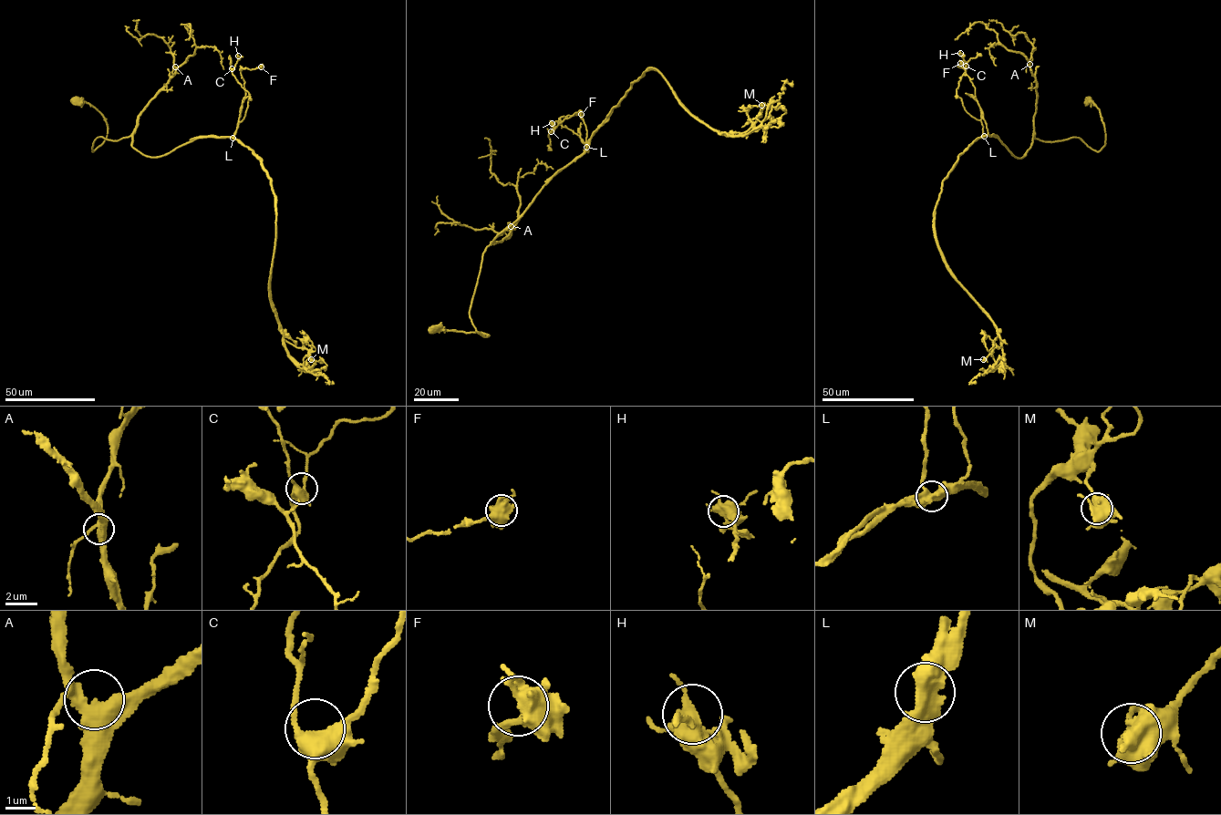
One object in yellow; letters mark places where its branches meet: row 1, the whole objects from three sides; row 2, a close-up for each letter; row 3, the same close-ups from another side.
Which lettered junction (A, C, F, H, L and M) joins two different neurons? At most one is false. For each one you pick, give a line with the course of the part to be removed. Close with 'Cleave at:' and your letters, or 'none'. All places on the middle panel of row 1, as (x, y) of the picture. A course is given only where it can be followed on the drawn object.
L: foreign part runs (586, 147), (649, 69), (719, 132), (744, 136), (778, 100), (786, 112), (775, 119)
Cleave at: L

